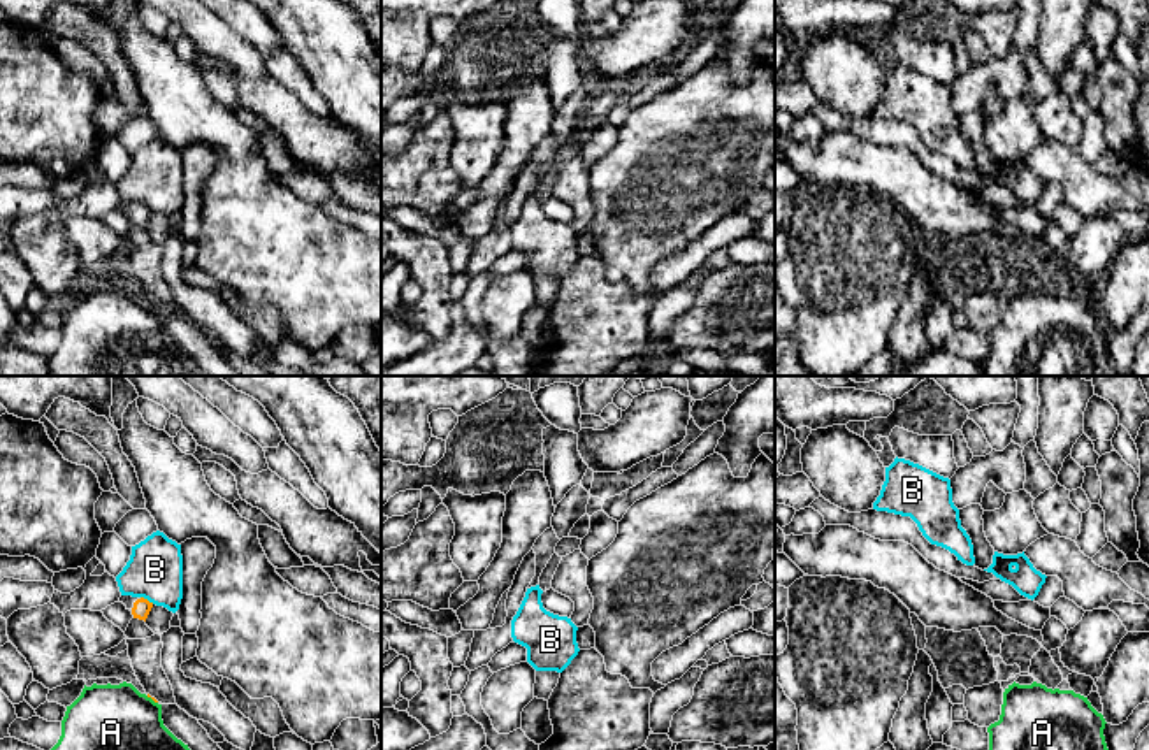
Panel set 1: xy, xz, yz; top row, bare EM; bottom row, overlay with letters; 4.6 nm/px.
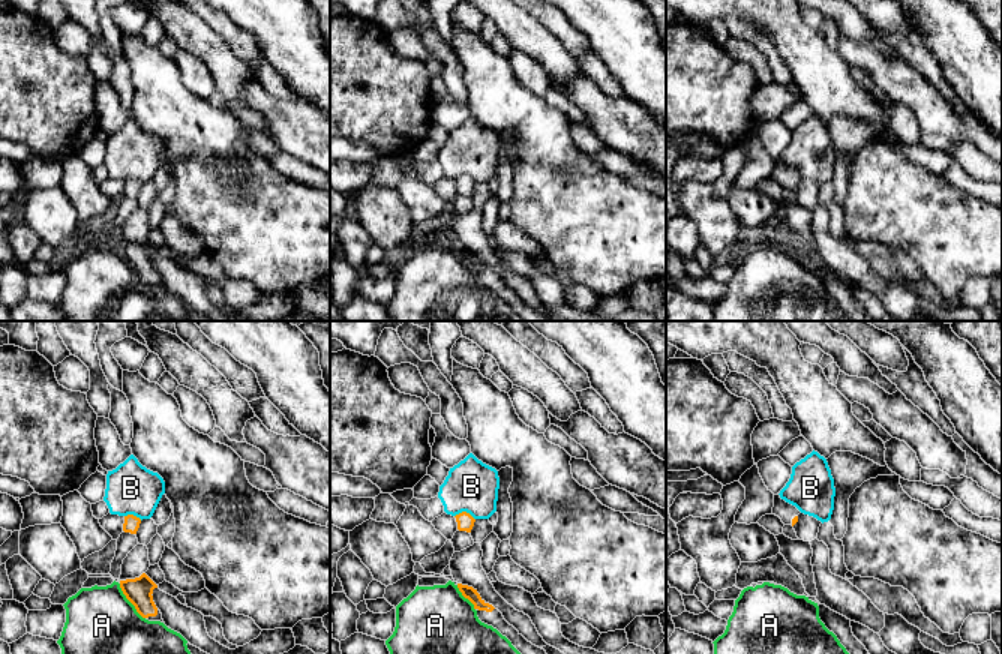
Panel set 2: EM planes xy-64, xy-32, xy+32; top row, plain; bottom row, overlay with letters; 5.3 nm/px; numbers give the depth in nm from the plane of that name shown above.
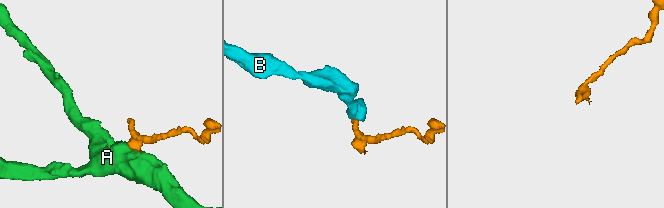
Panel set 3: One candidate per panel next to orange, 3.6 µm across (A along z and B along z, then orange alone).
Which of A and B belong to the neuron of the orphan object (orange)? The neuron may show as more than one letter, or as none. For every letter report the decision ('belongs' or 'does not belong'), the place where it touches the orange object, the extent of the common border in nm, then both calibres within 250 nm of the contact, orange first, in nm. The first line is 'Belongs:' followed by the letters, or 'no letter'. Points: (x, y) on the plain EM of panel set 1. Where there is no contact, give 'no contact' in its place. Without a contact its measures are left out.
Belongs: no letter
A: does not belong | xy (151, 304) | 70 nm | 20/480 nm
B: does not belong | xy (146, 206) | 70 nm | 80/260 nm

